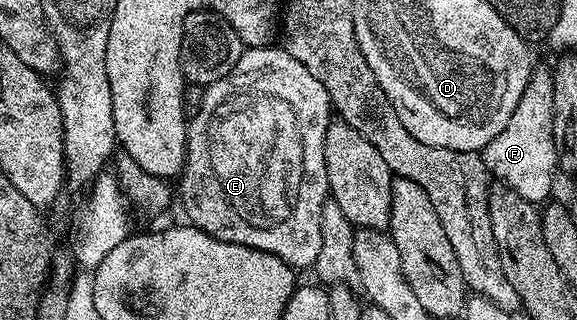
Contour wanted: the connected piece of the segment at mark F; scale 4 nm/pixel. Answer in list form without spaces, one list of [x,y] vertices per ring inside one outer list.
[[[537,65],[533,69],[526,92],[522,92],[522,100],[518,100],[518,108],[514,108],[514,116],[510,116],[506,128],[502,128],[502,132],[498,132],[498,136],[484,146],[482,157],[489,175],[497,183],[514,188],[518,196],[537,204],[547,203],[553,197],[552,181],[558,175],[558,155],[554,144],[554,80],[547,65]]]

